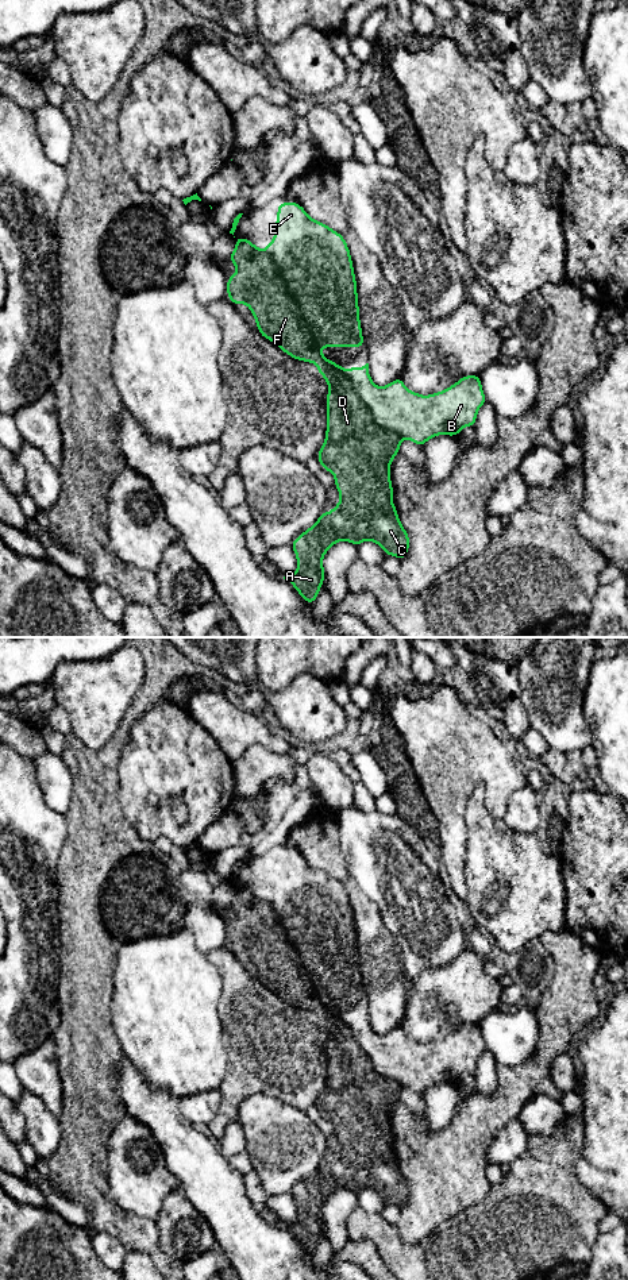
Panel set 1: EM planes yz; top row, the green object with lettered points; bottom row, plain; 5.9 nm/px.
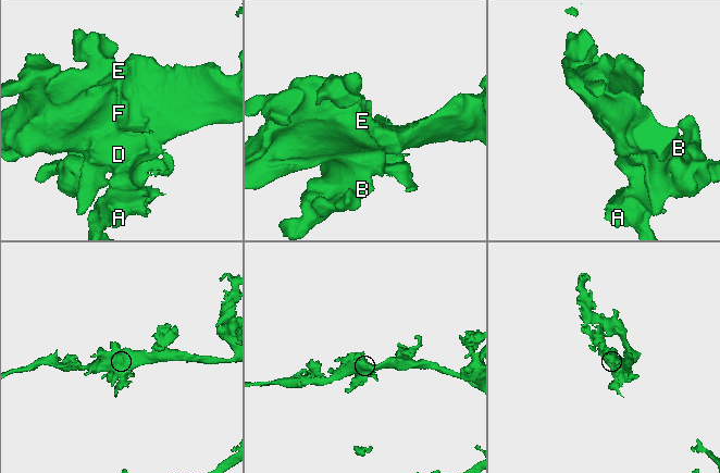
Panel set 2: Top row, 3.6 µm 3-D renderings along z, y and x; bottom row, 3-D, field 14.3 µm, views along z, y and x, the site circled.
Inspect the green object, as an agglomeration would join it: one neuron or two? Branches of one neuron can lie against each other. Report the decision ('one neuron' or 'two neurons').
two neurons

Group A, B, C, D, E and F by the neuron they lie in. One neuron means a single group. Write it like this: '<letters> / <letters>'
A C D / B E F

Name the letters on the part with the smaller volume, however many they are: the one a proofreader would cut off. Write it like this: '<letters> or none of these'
A, C, D

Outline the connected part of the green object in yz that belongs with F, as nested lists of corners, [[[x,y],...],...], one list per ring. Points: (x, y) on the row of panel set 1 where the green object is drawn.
[[[294,201],[280,203],[277,216],[278,221],[270,227],[277,236],[265,250],[255,247],[246,238],[235,238],[235,250],[228,259],[235,265],[236,273],[227,277],[227,297],[238,306],[246,302],[259,334],[280,348],[296,347],[301,334],[312,339],[319,348],[366,347],[359,320],[357,279],[346,239],[327,224],[309,217]]]

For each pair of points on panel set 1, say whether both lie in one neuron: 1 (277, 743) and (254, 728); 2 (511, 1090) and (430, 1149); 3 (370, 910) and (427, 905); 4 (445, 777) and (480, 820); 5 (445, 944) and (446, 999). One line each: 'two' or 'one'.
1: one
2: one
3: two
4: two
5: two

